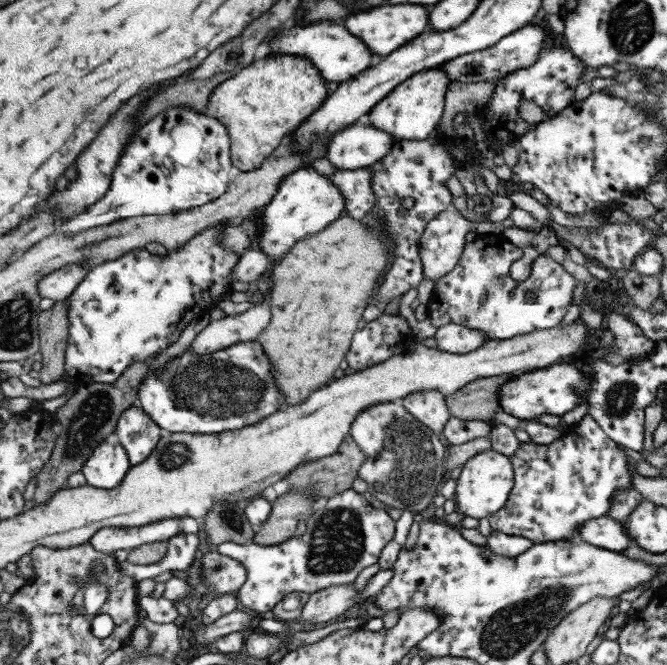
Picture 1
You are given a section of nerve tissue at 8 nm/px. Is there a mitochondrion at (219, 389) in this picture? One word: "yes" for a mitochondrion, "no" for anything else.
yes

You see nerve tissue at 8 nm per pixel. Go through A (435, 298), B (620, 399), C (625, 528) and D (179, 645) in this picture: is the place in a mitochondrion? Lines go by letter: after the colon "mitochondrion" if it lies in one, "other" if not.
A: other
B: mitochondrion
C: other
D: other

